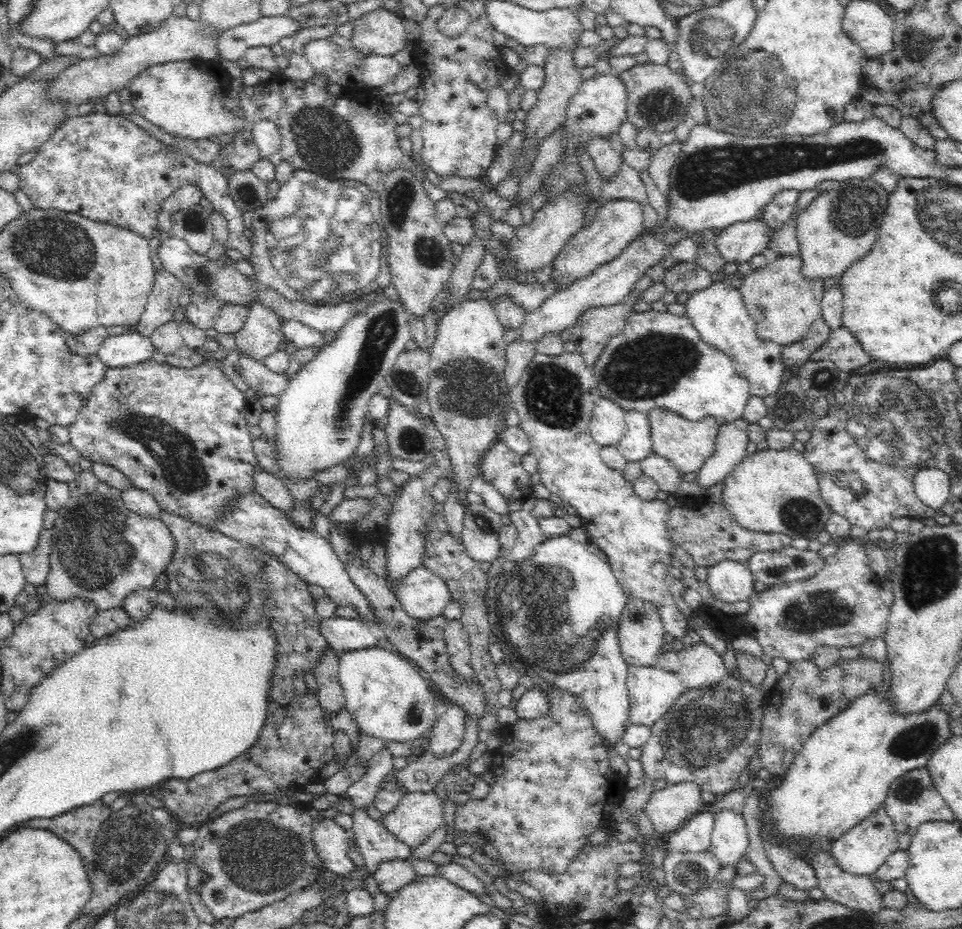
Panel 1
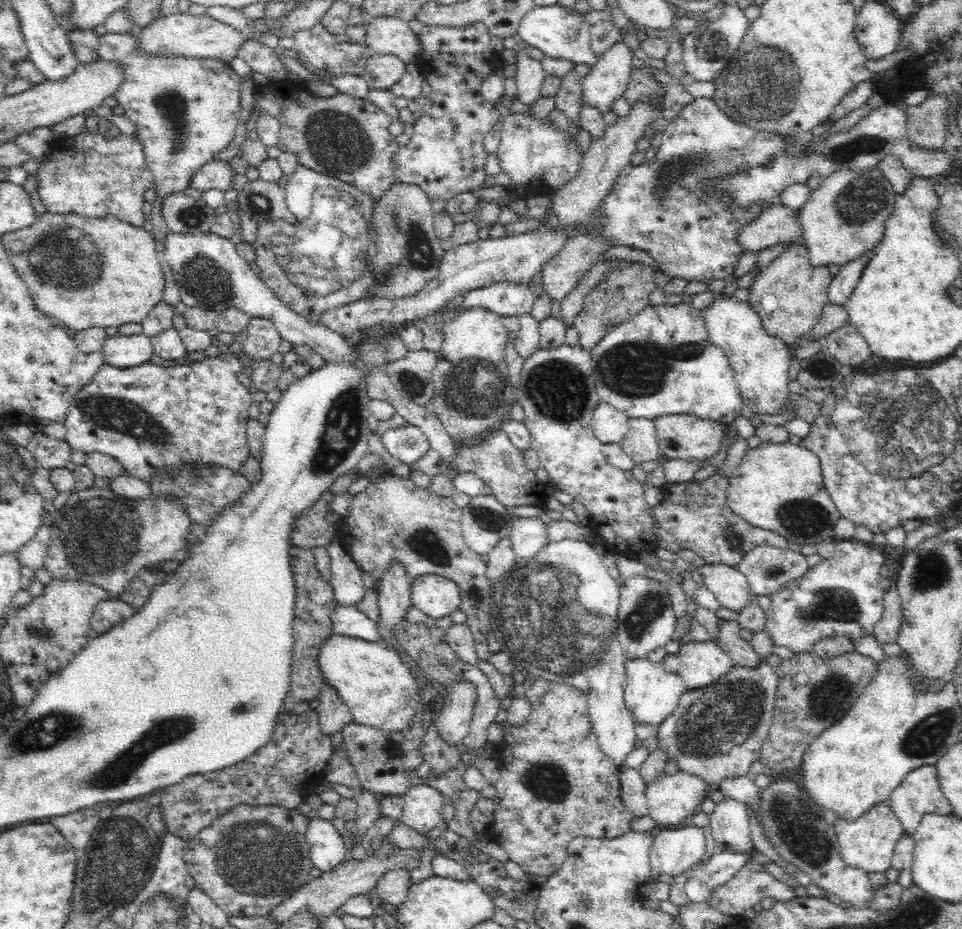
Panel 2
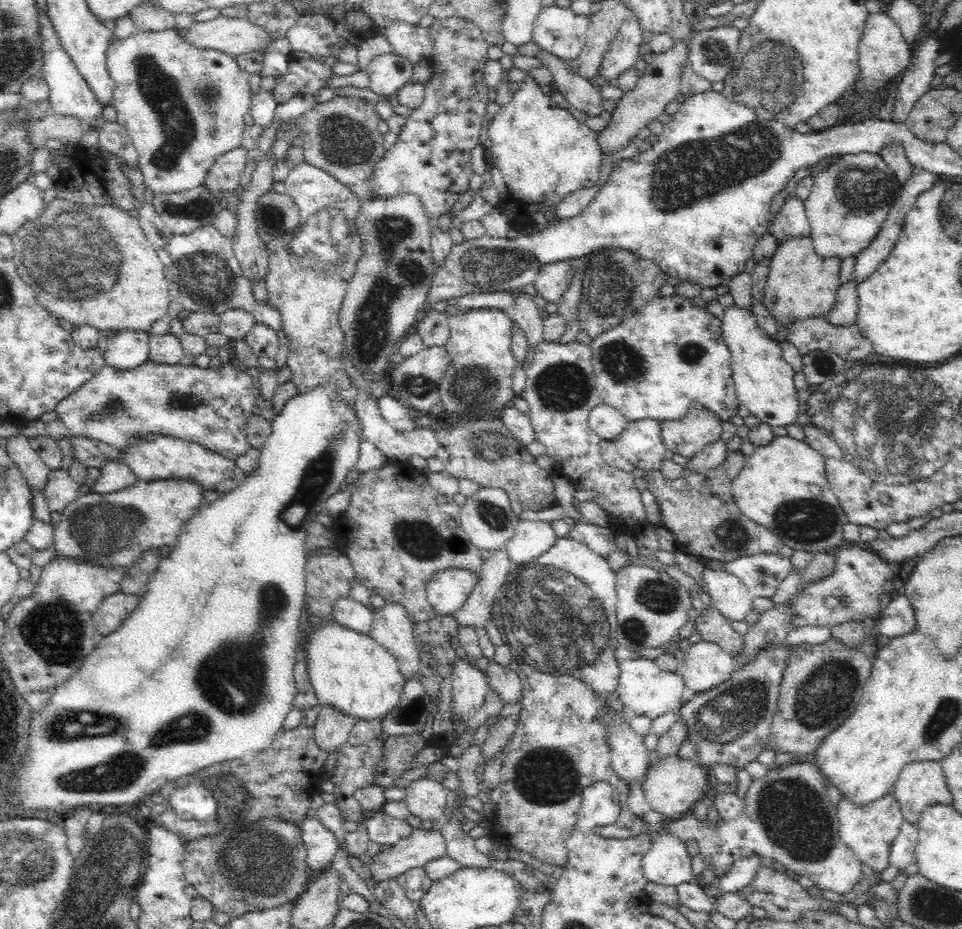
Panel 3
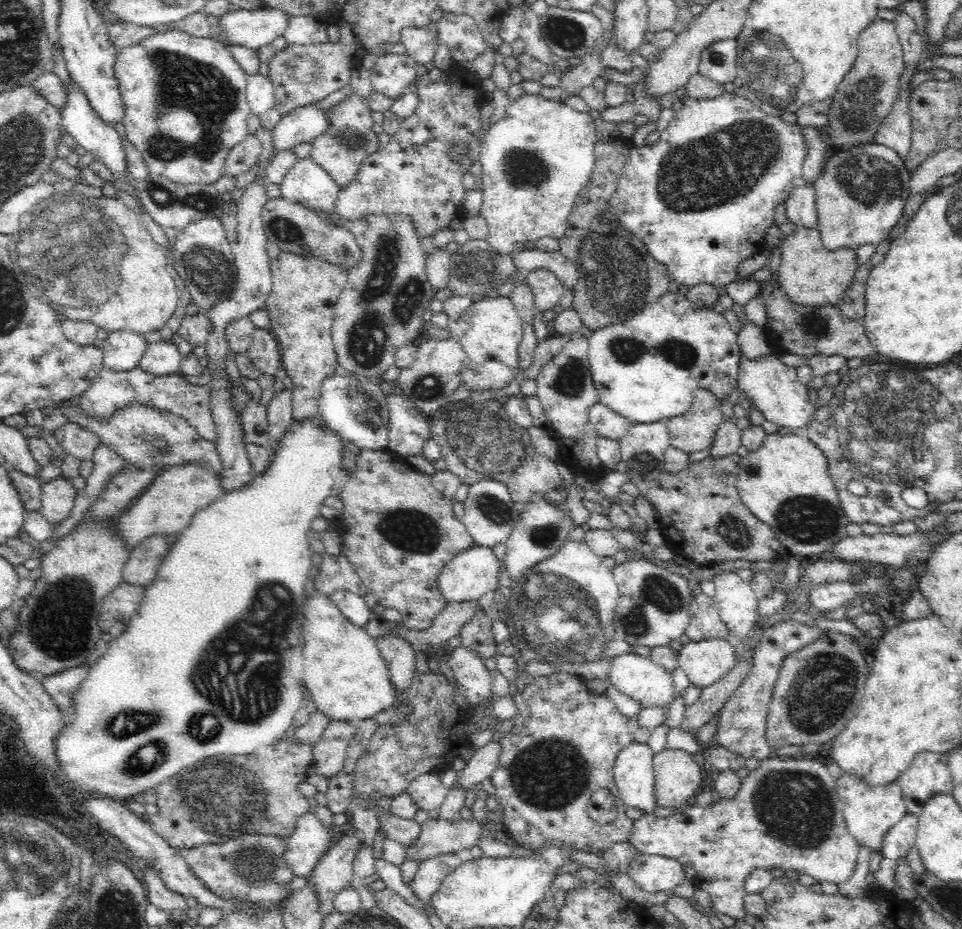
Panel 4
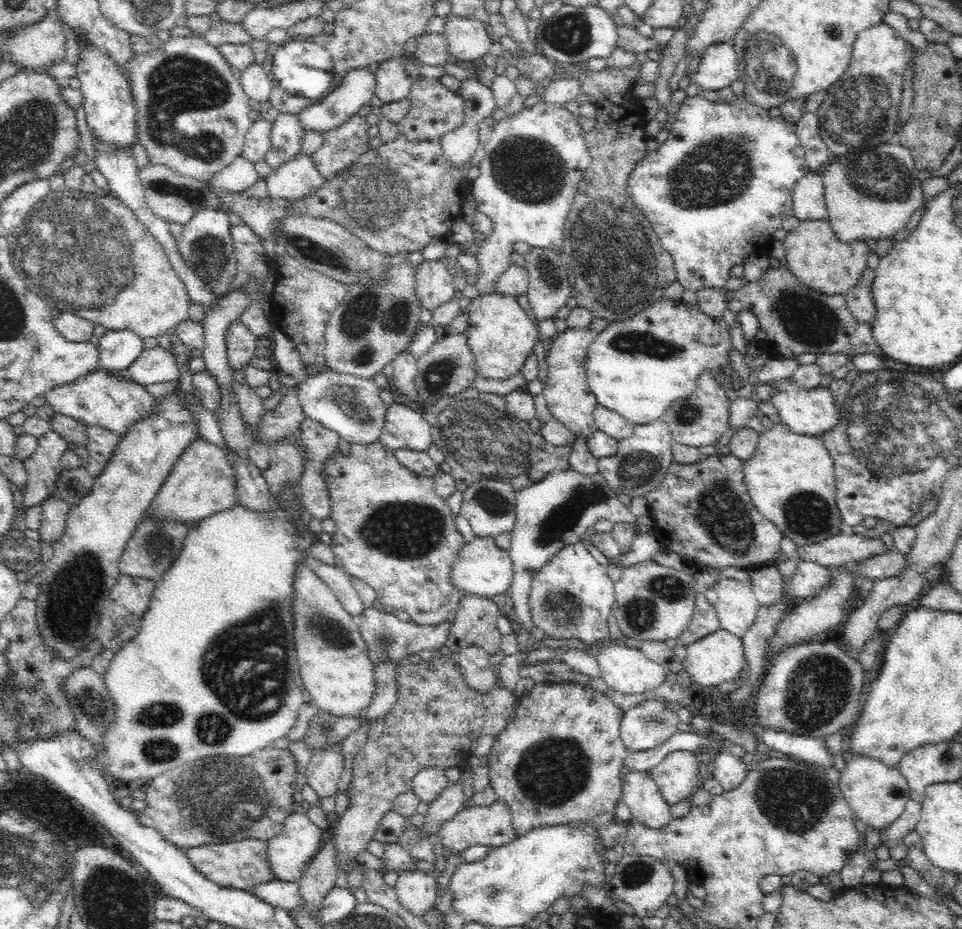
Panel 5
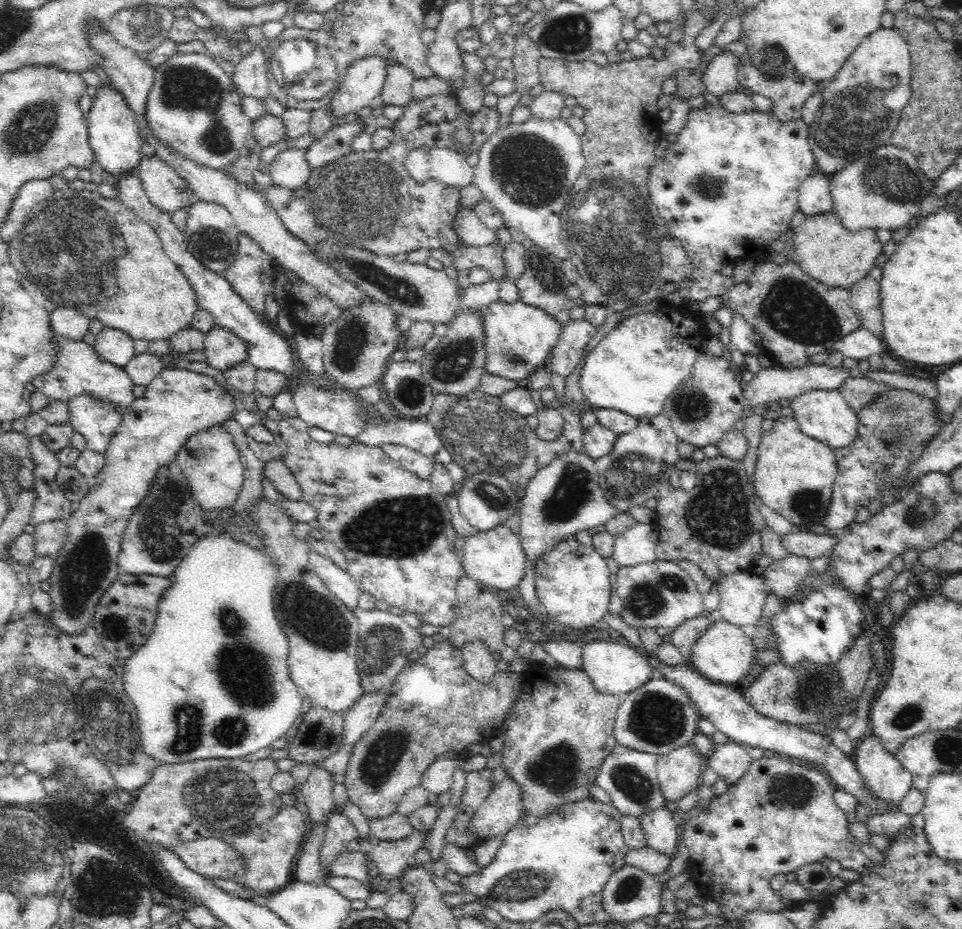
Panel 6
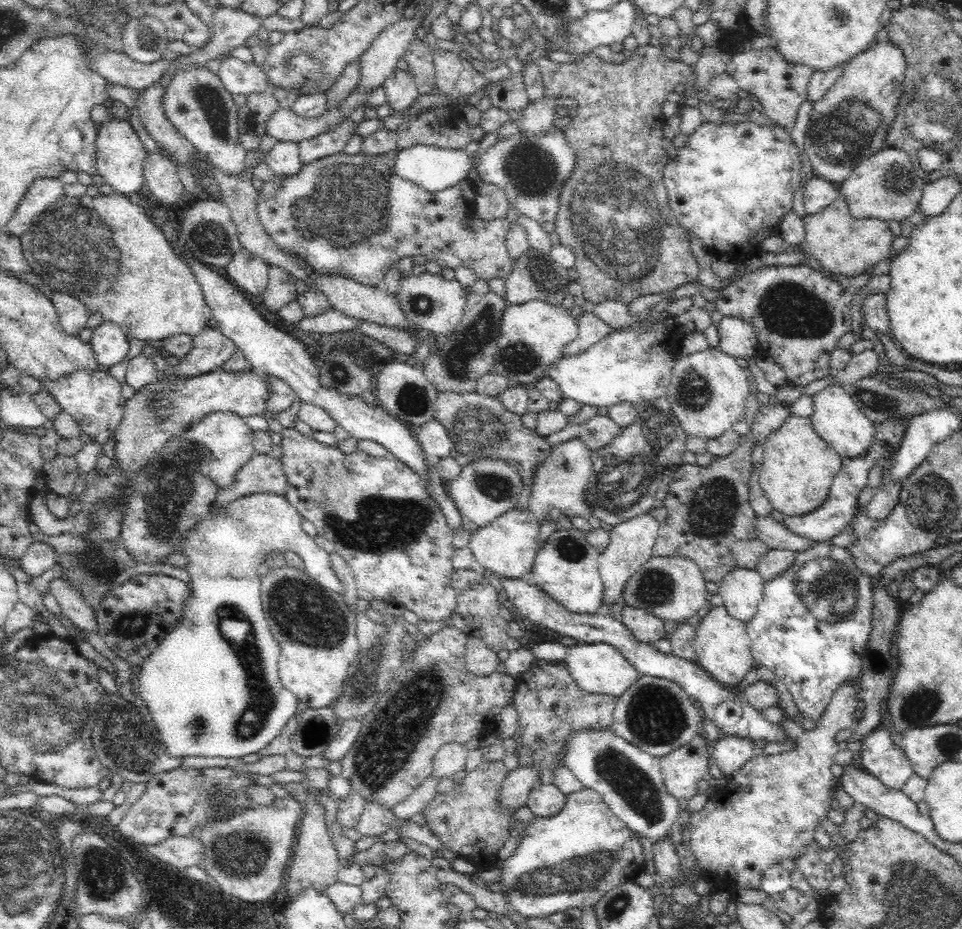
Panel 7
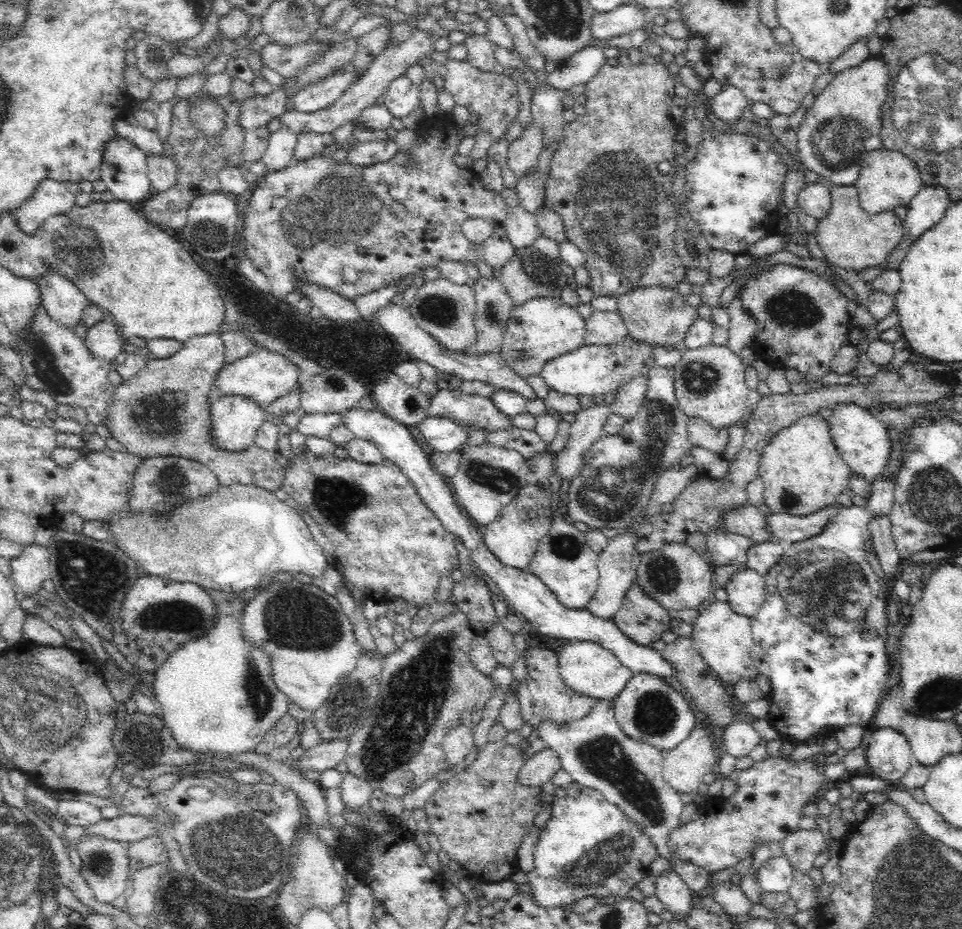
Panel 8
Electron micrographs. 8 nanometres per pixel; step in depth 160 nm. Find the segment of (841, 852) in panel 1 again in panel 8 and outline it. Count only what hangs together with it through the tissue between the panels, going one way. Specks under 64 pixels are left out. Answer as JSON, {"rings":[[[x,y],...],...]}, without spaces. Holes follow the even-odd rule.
{"rings":[[[872,728],[865,762],[876,776],[899,785],[915,758],[905,735],[891,728]]]}

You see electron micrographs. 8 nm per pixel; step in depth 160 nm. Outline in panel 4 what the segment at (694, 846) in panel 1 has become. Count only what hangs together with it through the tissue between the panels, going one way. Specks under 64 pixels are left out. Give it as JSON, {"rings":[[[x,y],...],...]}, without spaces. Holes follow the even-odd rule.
{"rings":[[[640,855],[628,870],[628,876],[650,893],[672,892],[686,881],[682,863],[659,855]]]}

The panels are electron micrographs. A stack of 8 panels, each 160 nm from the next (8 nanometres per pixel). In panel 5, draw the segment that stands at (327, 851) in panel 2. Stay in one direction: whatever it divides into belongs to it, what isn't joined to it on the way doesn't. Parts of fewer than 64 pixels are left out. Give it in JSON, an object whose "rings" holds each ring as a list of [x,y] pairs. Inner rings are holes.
{"rings":[[[294,812],[285,820],[284,832],[267,842],[267,862],[277,881],[297,882],[312,859],[320,852],[323,830],[314,825],[304,812]]]}

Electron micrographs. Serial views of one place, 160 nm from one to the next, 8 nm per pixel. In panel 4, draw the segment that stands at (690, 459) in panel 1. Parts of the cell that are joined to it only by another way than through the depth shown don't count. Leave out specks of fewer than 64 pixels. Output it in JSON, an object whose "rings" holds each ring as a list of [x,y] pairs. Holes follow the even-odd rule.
{"rings":[[[696,390],[690,410],[666,421],[669,443],[687,455],[704,450],[723,422],[721,402],[708,390]]]}

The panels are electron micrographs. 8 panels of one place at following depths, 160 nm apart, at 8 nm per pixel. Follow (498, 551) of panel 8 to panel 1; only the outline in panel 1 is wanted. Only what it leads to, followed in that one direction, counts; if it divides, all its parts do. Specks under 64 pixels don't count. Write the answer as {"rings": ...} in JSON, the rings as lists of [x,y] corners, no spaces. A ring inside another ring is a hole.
{"rings":[[[386,565],[382,579],[396,595],[404,612],[416,620],[426,621],[440,616],[450,600],[450,590],[445,580],[424,565],[413,568],[400,580],[389,576]]]}

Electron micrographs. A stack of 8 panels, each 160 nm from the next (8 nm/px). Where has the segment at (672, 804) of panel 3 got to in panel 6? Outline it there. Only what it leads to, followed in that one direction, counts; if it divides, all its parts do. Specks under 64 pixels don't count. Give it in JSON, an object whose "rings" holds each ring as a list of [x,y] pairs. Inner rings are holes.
{"rings":[[[691,744],[672,749],[659,755],[657,779],[662,797],[667,801],[680,800],[702,783],[705,761]]]}

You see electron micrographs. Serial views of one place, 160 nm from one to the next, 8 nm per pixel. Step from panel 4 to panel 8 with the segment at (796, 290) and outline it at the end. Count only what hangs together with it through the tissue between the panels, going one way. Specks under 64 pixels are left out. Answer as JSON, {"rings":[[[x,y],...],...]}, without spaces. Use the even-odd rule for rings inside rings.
{"rings":[[[826,182],[826,184],[830,186],[830,212],[825,217],[816,220],[818,224],[816,224],[816,230],[813,233],[816,243],[822,249],[823,259],[833,267],[844,268],[844,270],[854,269],[856,272],[861,272],[866,268],[870,268],[870,266],[876,266],[876,264],[883,264],[890,252],[902,240],[903,221],[900,221],[894,215],[894,211],[882,211],[880,214],[870,214],[862,210],[861,202],[858,201],[858,191],[854,188],[854,185],[836,186],[835,184],[830,184],[830,182]]]}

